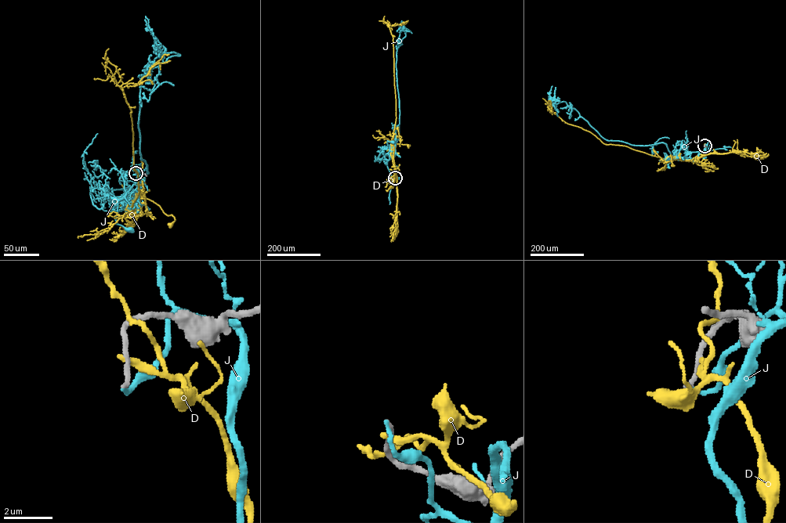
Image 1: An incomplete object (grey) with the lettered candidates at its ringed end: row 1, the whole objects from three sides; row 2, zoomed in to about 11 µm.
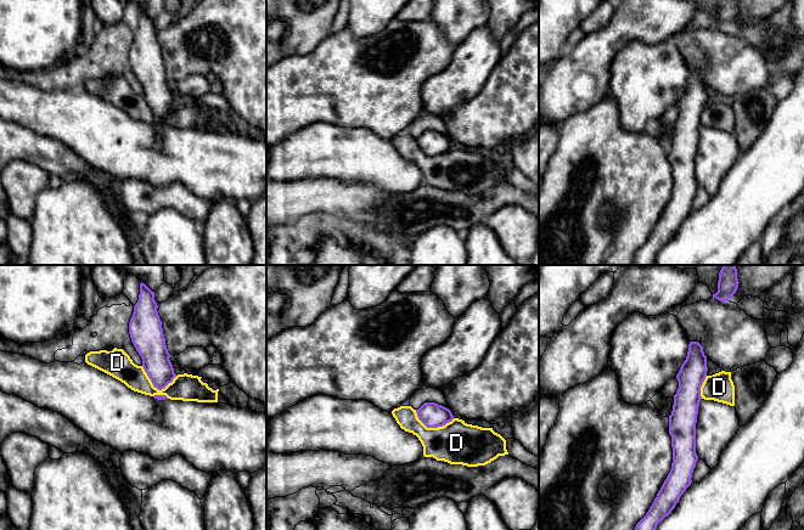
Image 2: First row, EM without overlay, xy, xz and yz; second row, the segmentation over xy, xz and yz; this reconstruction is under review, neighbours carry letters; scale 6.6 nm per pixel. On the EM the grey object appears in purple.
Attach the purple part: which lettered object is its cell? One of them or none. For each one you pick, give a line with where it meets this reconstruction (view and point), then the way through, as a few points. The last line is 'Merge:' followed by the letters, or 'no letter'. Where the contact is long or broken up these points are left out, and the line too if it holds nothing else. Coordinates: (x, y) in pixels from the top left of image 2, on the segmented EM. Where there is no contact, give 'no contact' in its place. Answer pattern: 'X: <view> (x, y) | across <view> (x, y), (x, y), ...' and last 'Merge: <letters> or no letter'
Merge: no letter

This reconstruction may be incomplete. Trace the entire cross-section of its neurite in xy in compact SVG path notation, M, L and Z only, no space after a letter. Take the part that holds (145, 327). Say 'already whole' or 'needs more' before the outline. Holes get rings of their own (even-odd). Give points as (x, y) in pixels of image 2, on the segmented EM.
already whole; M140 283L139 300L129 322L131 342L142 359L142 367L154 388L164 389L176 377L169 360L154 292Z

